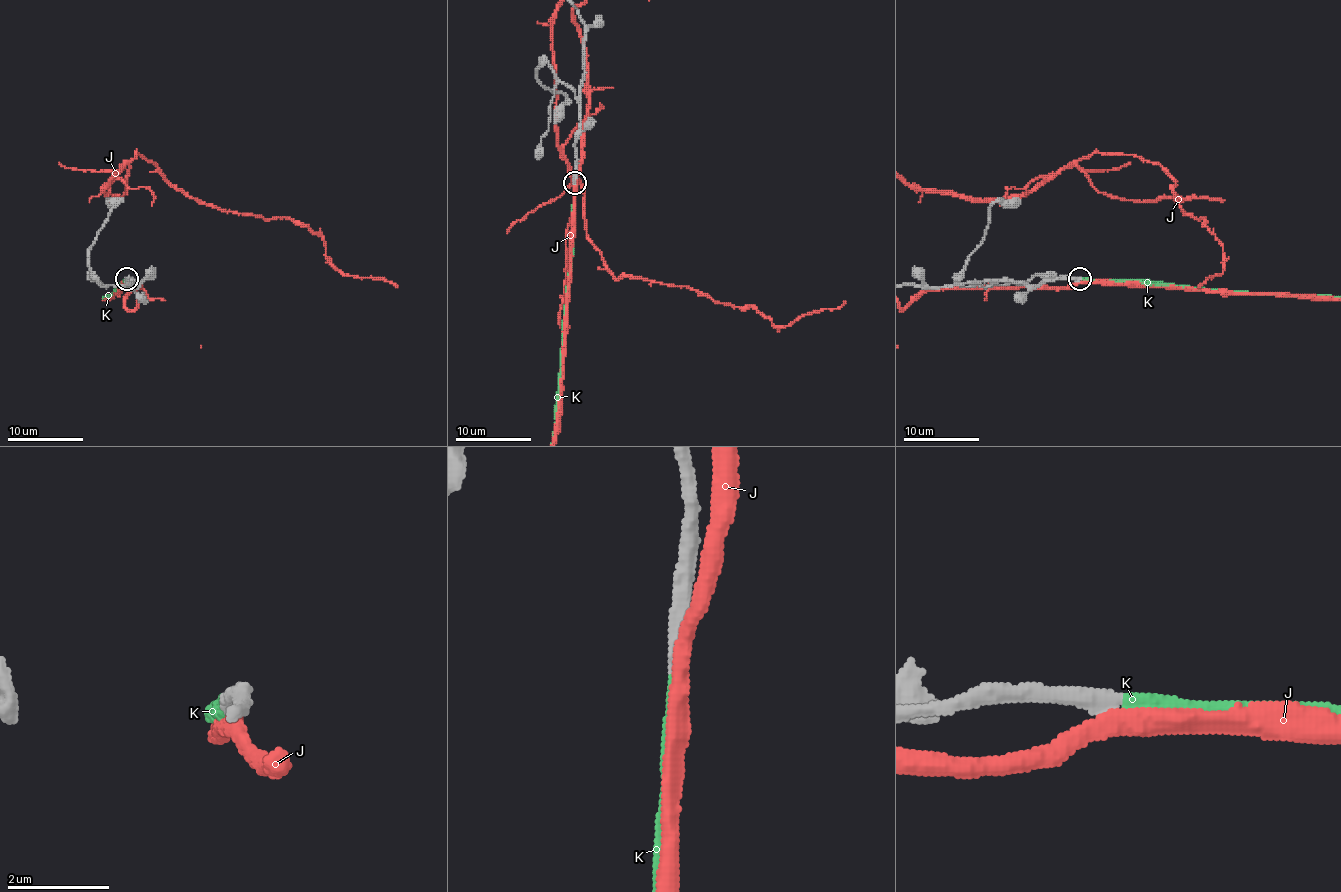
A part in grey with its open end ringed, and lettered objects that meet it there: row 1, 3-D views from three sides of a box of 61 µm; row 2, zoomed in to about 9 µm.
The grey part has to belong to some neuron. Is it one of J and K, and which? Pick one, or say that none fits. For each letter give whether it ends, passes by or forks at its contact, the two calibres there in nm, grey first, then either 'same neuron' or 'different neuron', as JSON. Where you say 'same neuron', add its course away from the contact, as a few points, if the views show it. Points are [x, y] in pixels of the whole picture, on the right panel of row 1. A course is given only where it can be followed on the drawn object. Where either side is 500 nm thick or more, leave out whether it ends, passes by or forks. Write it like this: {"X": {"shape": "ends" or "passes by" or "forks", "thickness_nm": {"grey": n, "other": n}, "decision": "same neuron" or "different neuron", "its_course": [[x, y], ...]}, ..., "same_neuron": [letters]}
{"J": {"shape": "passes by", "thickness_nm": {"grey": 400, "other": 340}, "decision": "different neuron"}, "K": {"shape": "ends", "thickness_nm": {"grey": 360, "other": 340}, "decision": "same neuron"}, "same_neuron": ["K"]}

